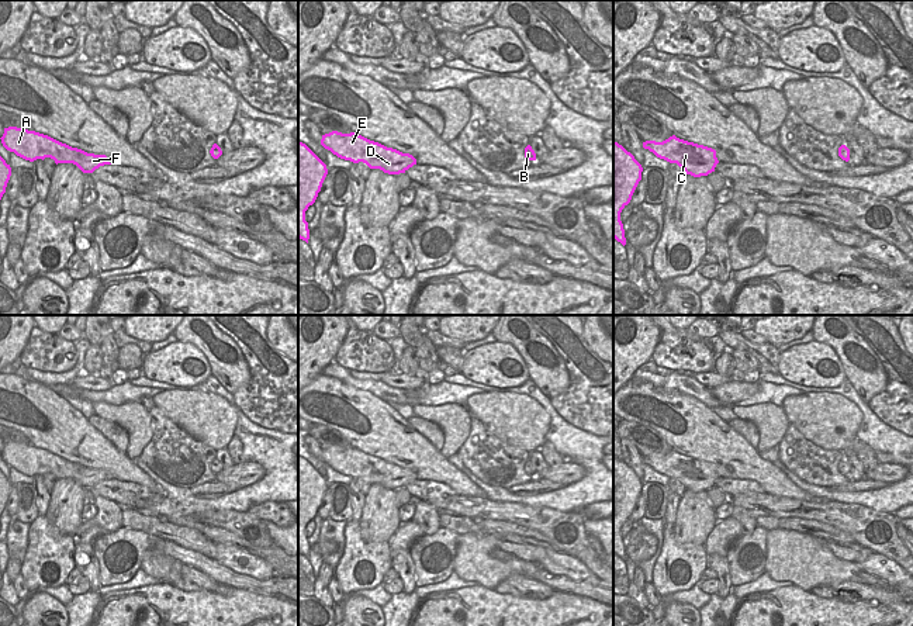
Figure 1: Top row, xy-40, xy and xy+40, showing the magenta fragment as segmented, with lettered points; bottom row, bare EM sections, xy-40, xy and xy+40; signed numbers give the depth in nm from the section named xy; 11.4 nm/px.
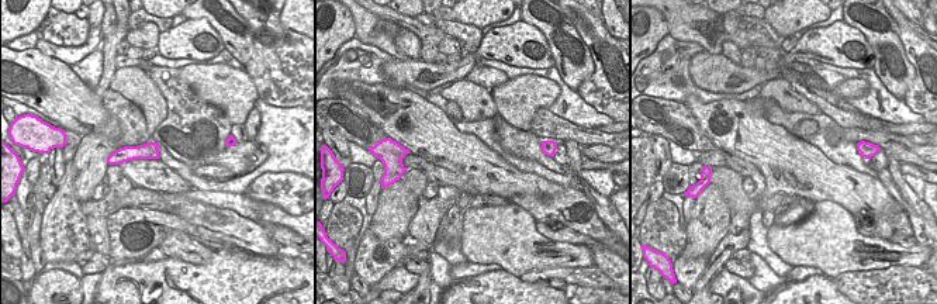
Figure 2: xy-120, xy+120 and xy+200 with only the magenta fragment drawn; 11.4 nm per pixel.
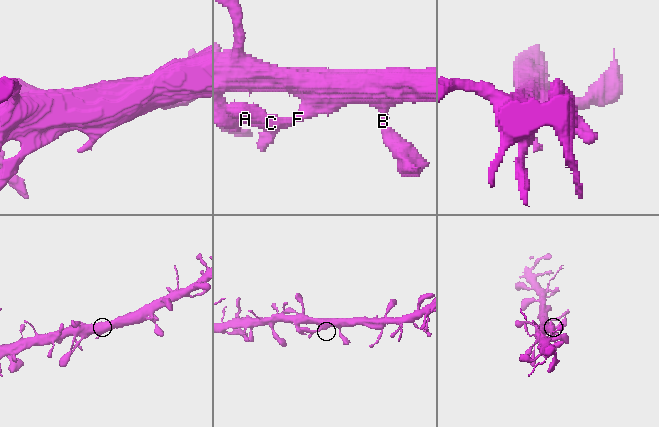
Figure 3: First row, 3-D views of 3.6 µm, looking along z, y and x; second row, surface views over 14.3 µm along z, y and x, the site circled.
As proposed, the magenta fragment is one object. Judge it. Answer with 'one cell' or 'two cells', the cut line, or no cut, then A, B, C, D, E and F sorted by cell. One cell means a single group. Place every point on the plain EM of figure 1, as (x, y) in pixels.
one cell; cut none; groups A B C D E F

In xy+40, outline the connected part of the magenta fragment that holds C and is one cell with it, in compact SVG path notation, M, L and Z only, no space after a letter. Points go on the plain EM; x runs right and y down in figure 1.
M675 450L663 457L646 456L643 463L660 474L677 478L684 484L685 490L694 492L708 491L715 487L719 478L715 464L679 454Z

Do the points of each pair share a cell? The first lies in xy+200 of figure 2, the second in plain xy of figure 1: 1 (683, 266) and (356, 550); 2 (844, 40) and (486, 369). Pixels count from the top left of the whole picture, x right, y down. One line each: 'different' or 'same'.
1: same
2: same

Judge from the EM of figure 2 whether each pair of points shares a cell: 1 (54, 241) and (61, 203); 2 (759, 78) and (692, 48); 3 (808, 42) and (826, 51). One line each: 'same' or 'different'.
1: same
2: different
3: same

